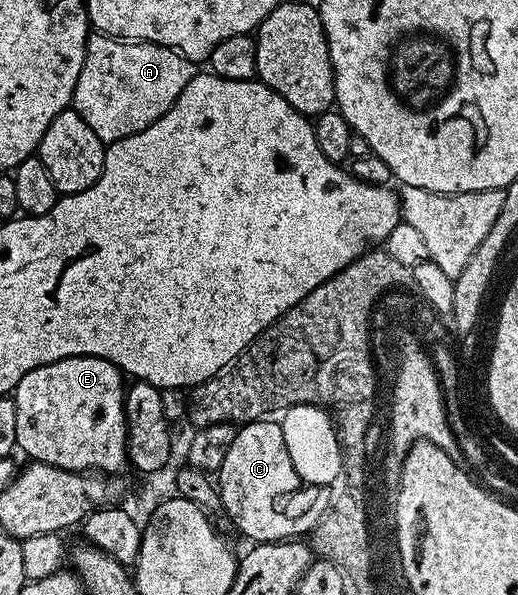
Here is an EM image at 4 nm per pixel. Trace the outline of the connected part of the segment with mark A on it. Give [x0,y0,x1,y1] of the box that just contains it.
[71,33,198,145]

